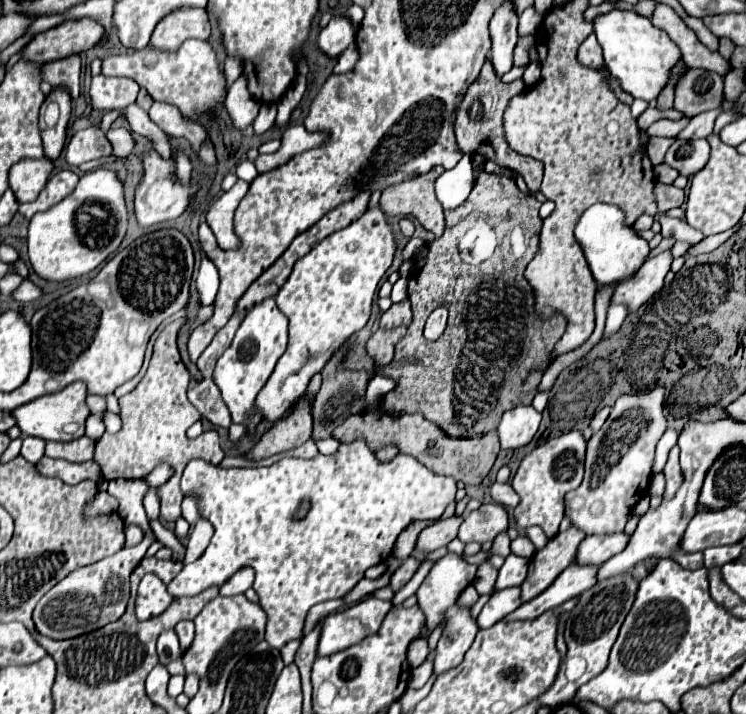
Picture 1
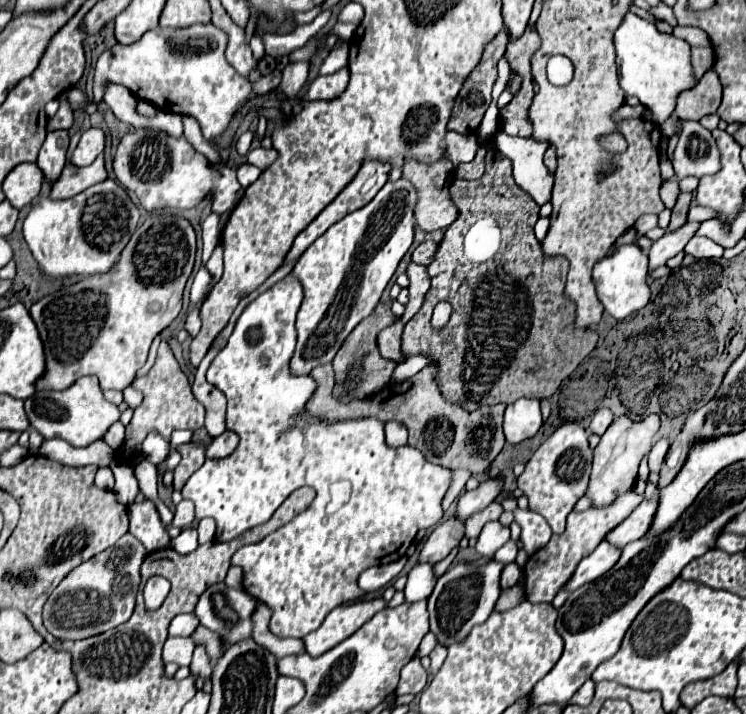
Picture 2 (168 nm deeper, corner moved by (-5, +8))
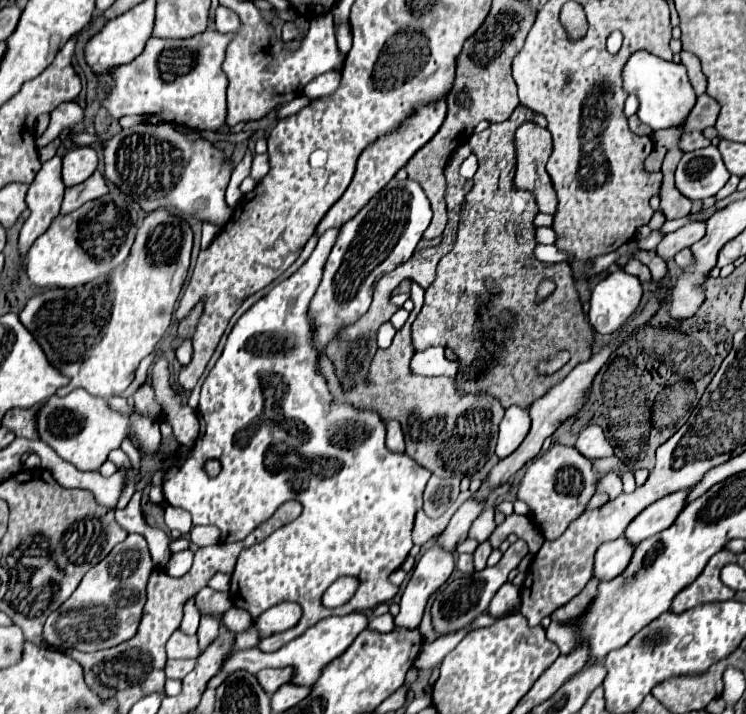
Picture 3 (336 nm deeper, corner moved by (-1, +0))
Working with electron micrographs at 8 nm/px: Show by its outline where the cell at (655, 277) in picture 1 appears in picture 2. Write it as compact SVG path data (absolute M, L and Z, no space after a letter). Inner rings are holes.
M687 221L683 227L675 229L675 231L667 231L661 239L657 239L651 245L651 269L665 265L667 259L681 253L685 249L685 245L689 243L689 239L697 233L697 229L699 229L699 223Z

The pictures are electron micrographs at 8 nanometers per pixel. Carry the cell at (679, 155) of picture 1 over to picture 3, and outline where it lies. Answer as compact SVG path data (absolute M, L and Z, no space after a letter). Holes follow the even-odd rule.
M715 145L689 151L675 171L675 187L691 201L713 197L729 179L729 171Z

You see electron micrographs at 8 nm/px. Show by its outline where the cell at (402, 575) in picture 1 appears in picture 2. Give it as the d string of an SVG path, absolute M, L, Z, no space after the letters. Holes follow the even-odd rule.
M455 515L449 517L447 521L439 523L433 533L429 535L429 539L425 541L423 549L421 549L421 563L437 563L441 559L445 559L463 539L465 535L465 523L461 519L457 519Z

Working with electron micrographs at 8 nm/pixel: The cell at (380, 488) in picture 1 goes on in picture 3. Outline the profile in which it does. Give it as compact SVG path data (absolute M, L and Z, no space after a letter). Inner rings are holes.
M329 229L325 231L321 237L319 237L319 243L315 247L315 251L311 253L311 257L303 263L303 267L293 273L289 279L281 281L279 285L275 285L265 297L261 297L249 311L245 311L235 327L231 329L231 333L227 335L227 343L225 343L225 349L221 353L221 357L217 359L215 367L209 371L203 387L201 387L201 401L199 401L199 415L201 415L201 433L193 445L193 453L189 459L181 459L177 465L173 465L167 475L165 475L165 481L163 481L163 493L165 493L165 499L169 505L173 507L181 507L181 509L187 509L191 515L193 515L193 525L215 525L221 529L223 533L223 541L239 541L243 537L247 537L251 531L255 531L263 521L267 521L275 509L279 505L283 505L285 501L289 499L297 499L303 503L303 513L291 521L289 525L285 527L279 527L277 531L273 531L265 541L245 549L239 559L237 559L237 567L233 571L233 577L231 577L231 599L237 607L249 611L253 617L255 615L261 615L263 611L267 611L269 607L277 605L277 603L283 603L283 601L297 601L303 609L303 615L299 619L299 623L283 633L275 633L267 639L259 639L259 635L237 635L237 645L239 647L259 647L261 651L275 651L279 647L283 647L285 643L293 641L295 637L303 635L309 627L313 627L315 623L319 623L321 619L325 617L331 617L331 615L347 615L347 613L353 613L353 611L367 611L367 609L373 609L377 607L379 603L385 603L389 601L395 593L397 593L397 587L389 583L389 573L399 569L401 563L405 561L405 557L409 555L411 547L413 547L413 541L411 541L411 531L413 531L413 523L415 523L415 515L417 511L423 507L423 491L425 491L425 485L431 477L431 473L427 469L423 469L421 465L417 465L411 457L407 457L405 453L391 453L387 447L385 447L385 423L381 421L381 417L373 411L359 411L351 405L333 405L331 401L331 393L325 385L325 379L319 375L317 371L317 355L315 355L315 349L311 347L311 325L309 325L309 317L307 317L307 307L309 307L309 301L321 281L321 271L323 271L323 265L325 265L325 259L335 243L335 235L337 235L339 229ZM207 459L219 459L223 469L217 477L209 479L209 475L203 471L203 461ZM343 575L353 575L353 577L361 577L361 587L357 589L357 593L351 597L349 603L341 605L341 607L335 607L335 609L327 609L323 607L321 603L321 595L325 593L325 589L339 577Z

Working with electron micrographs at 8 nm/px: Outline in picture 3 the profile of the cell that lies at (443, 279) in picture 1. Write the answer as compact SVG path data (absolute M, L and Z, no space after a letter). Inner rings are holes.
M519 105L507 121L503 121L503 123L491 123L485 131L473 133L473 135L469 137L467 145L471 147L471 151L473 151L473 153L477 155L477 159L479 159L479 169L477 169L477 173L475 173L475 177L473 177L473 189L467 193L467 197L465 197L465 201L463 201L461 221L459 221L459 229L457 229L457 241L455 241L453 249L439 261L439 265L437 265L437 277L435 277L435 281L427 287L423 309L419 311L419 315L417 315L417 319L415 319L413 327L411 327L411 339L413 339L415 351L423 351L423 349L427 349L427 347L431 347L431 345L451 347L451 349L455 351L457 363L459 363L459 373L457 373L457 377L455 377L455 387L459 387L459 391L463 391L463 395L467 395L467 393L487 393L487 395L493 395L495 399L499 399L501 405L503 405L505 409L511 407L511 405L519 405L519 407L523 407L523 409L529 409L529 405L535 403L535 399L543 397L551 387L555 387L557 383L561 383L561 381L571 373L571 369L573 369L575 365L587 361L587 359L593 355L593 351L591 351L591 345L593 345L593 327L585 321L583 307L581 307L579 297L577 297L577 291L575 291L575 287L573 287L571 269L569 269L569 265L567 265L565 261L563 261L563 263L553 263L553 265L551 265L551 263L543 263L543 261L537 261L537 259L535 259L533 247L535 247L537 241L535 241L535 225L533 225L533 219L535 219L535 215L537 215L539 209L534 195L532 195L531 192L515 189L515 187L513 187L512 181L513 177L515 177L513 133L515 133L515 129L517 129L523 121L527 121L527 119L533 119L531 109ZM487 279L491 279L491 281L499 287L499 293L497 293L497 295L493 295L493 293L489 293L489 291L485 289L485 281L487 281ZM543 281L553 281L553 283L555 283L555 291L553 291L549 297L545 297L543 301L537 301L537 287L539 287ZM559 351L569 351L571 359L569 359L555 375L539 375L539 373L535 373L535 367L537 367L543 359L553 359Z

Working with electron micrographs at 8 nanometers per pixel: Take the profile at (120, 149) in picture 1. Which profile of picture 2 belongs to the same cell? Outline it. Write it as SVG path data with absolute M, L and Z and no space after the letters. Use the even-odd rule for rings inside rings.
M101 153L89 167L77 169L77 167L65 167L61 179L51 187L49 197L51 199L71 199L77 193L85 191L87 187L101 183L107 179L104 154Z

